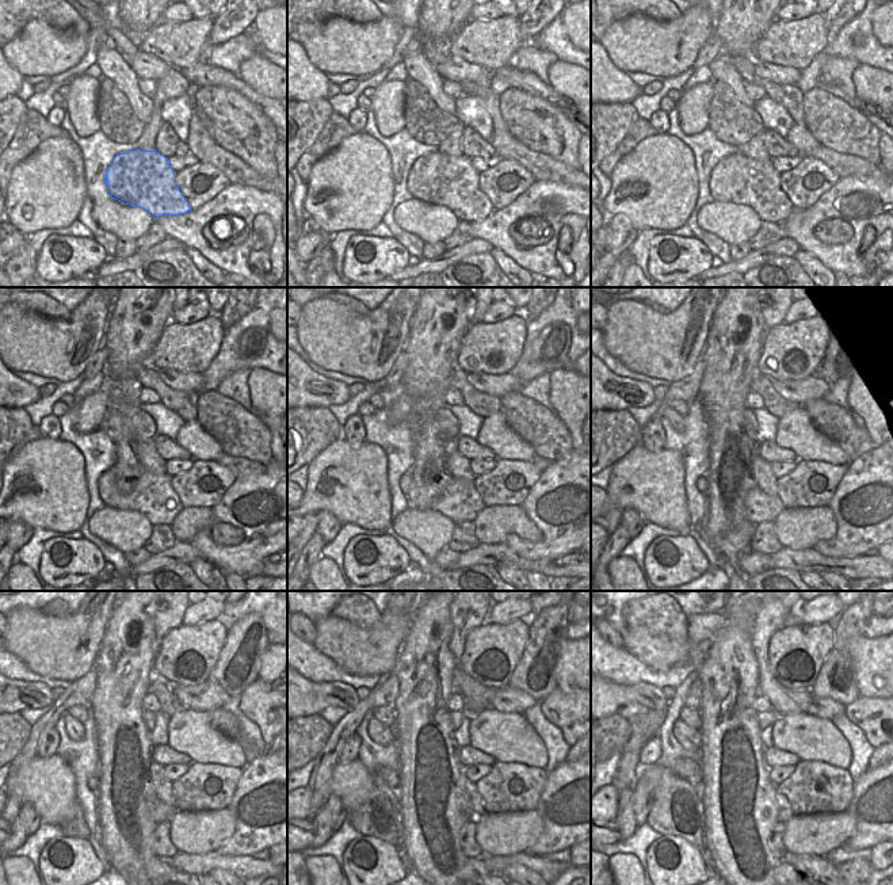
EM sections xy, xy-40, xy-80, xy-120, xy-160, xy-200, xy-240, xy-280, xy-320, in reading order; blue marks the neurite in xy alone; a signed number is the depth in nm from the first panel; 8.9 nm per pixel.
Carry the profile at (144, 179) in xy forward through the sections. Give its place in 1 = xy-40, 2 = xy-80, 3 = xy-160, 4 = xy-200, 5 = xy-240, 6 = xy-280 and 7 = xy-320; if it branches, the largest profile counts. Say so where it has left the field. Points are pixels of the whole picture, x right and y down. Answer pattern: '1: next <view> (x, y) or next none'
1: next xy-40 (450, 180)
2: next xy-80 (739, 179)
3: next xy-160 (460, 502)
4: next xy-200 (760, 507)
5: next xy-240 (160, 812)
6: next xy-280 (390, 775)
7: next xy-320 (687, 769)

